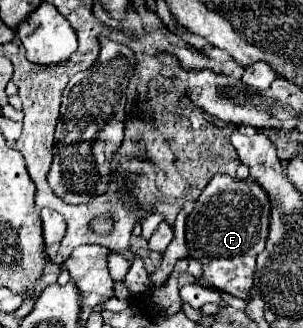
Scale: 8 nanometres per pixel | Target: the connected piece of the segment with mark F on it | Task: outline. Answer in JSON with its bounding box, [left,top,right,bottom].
[187,176,269,298]

